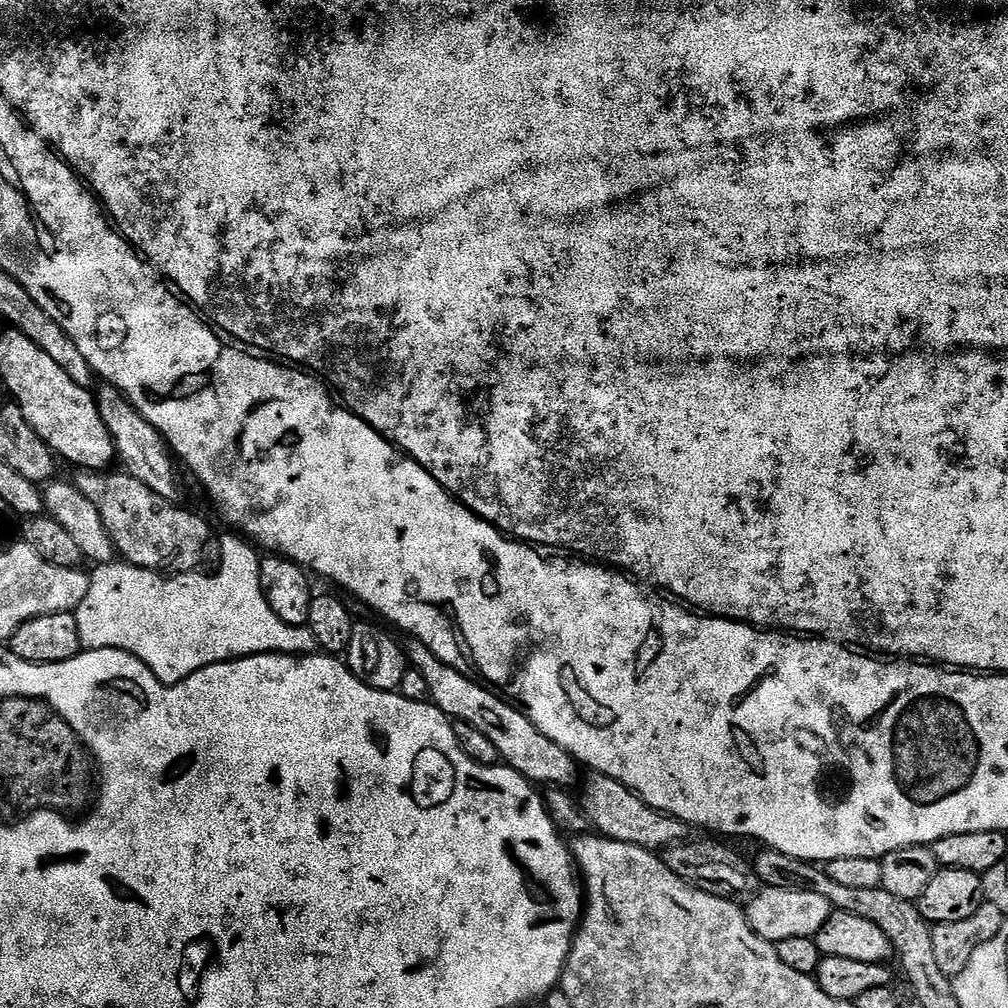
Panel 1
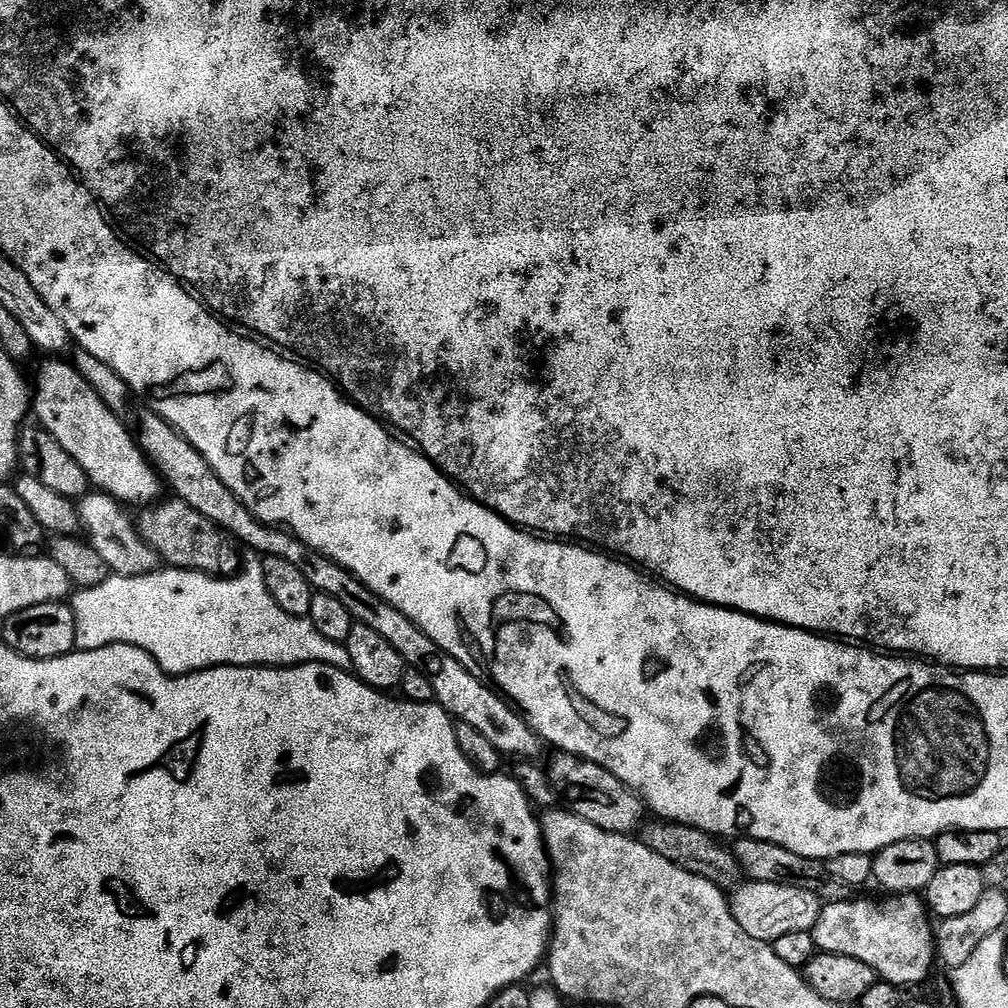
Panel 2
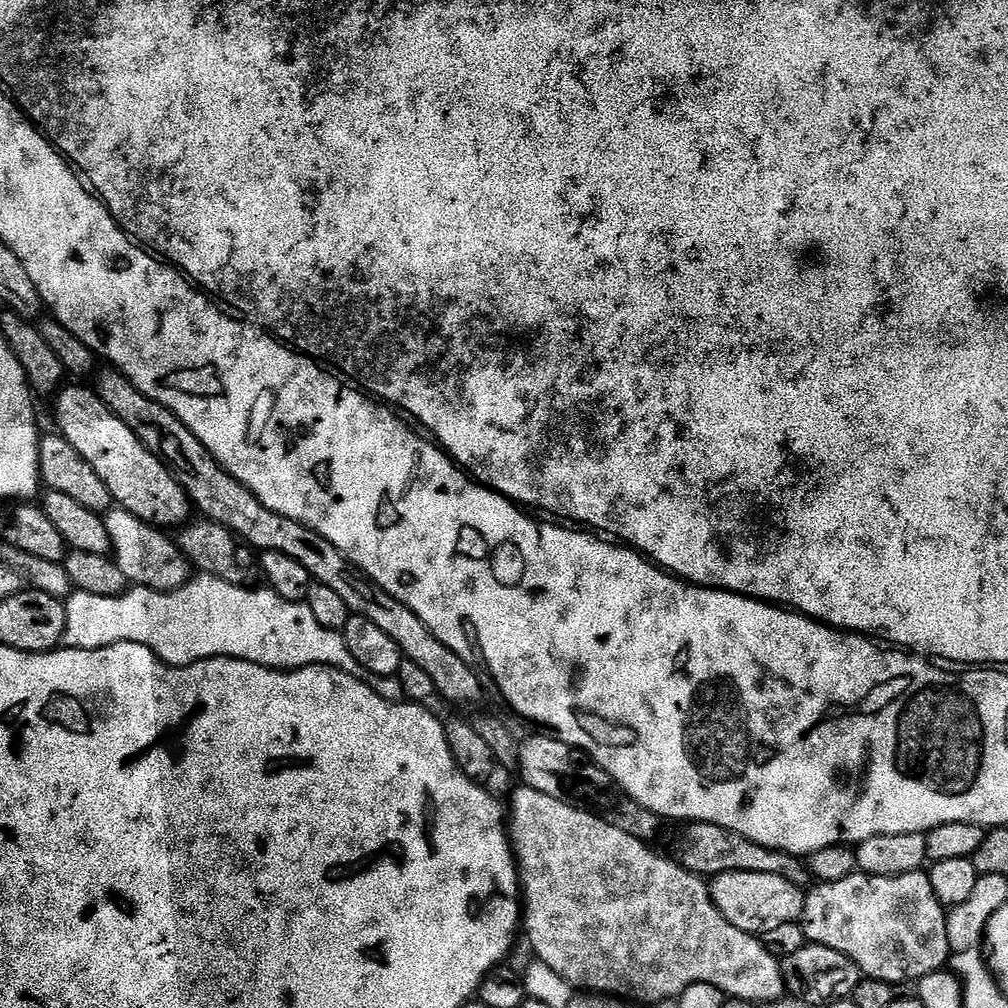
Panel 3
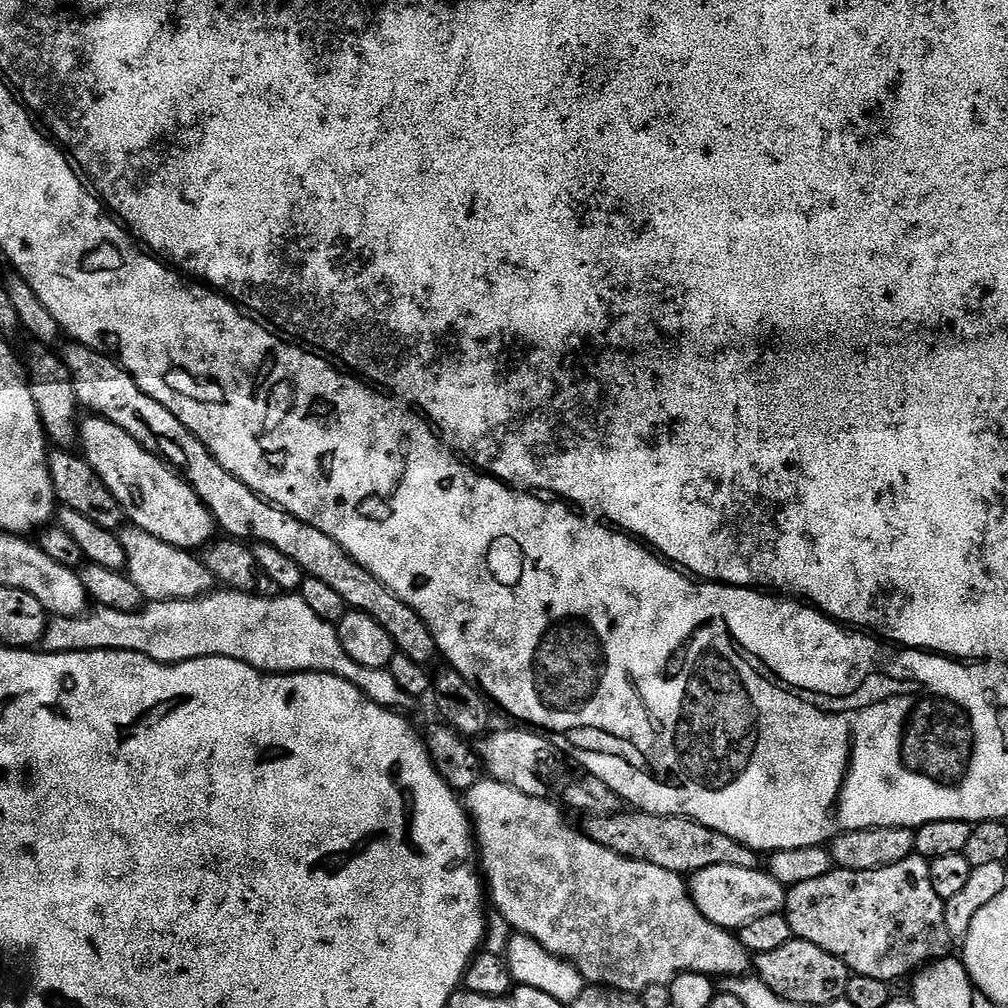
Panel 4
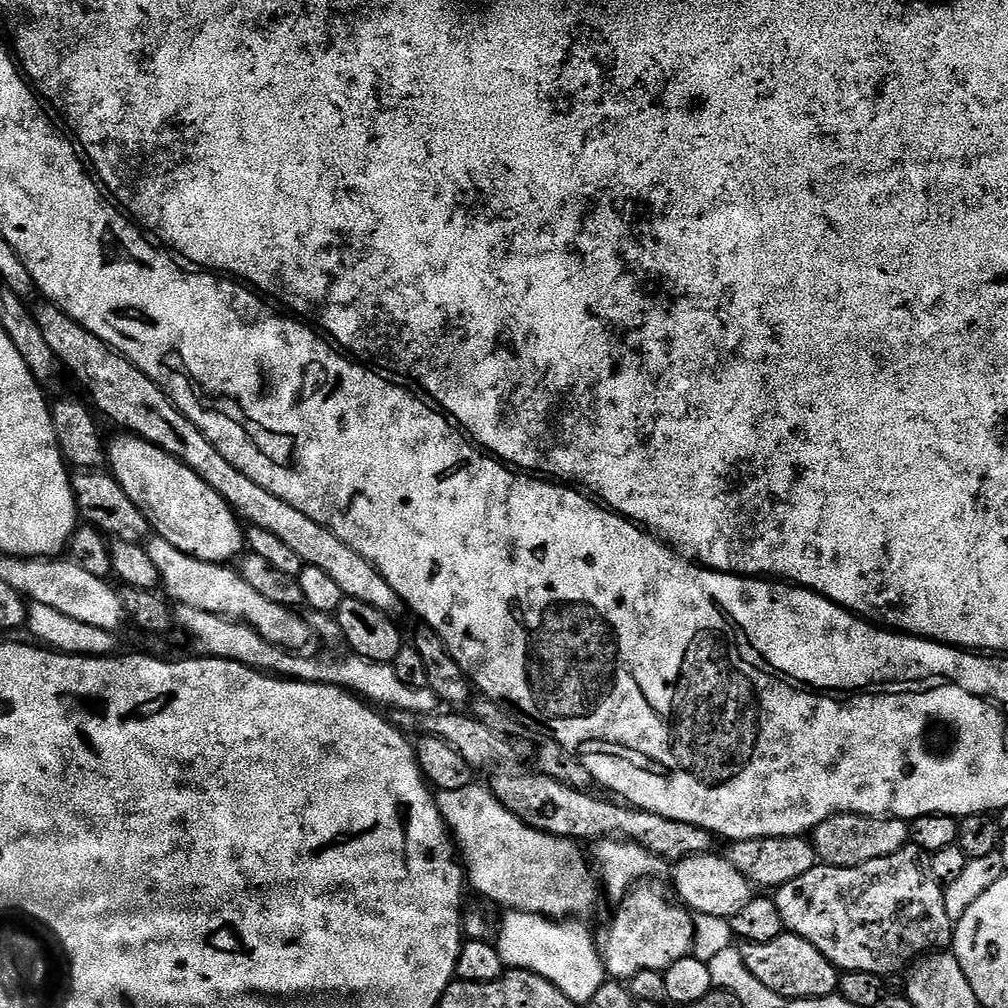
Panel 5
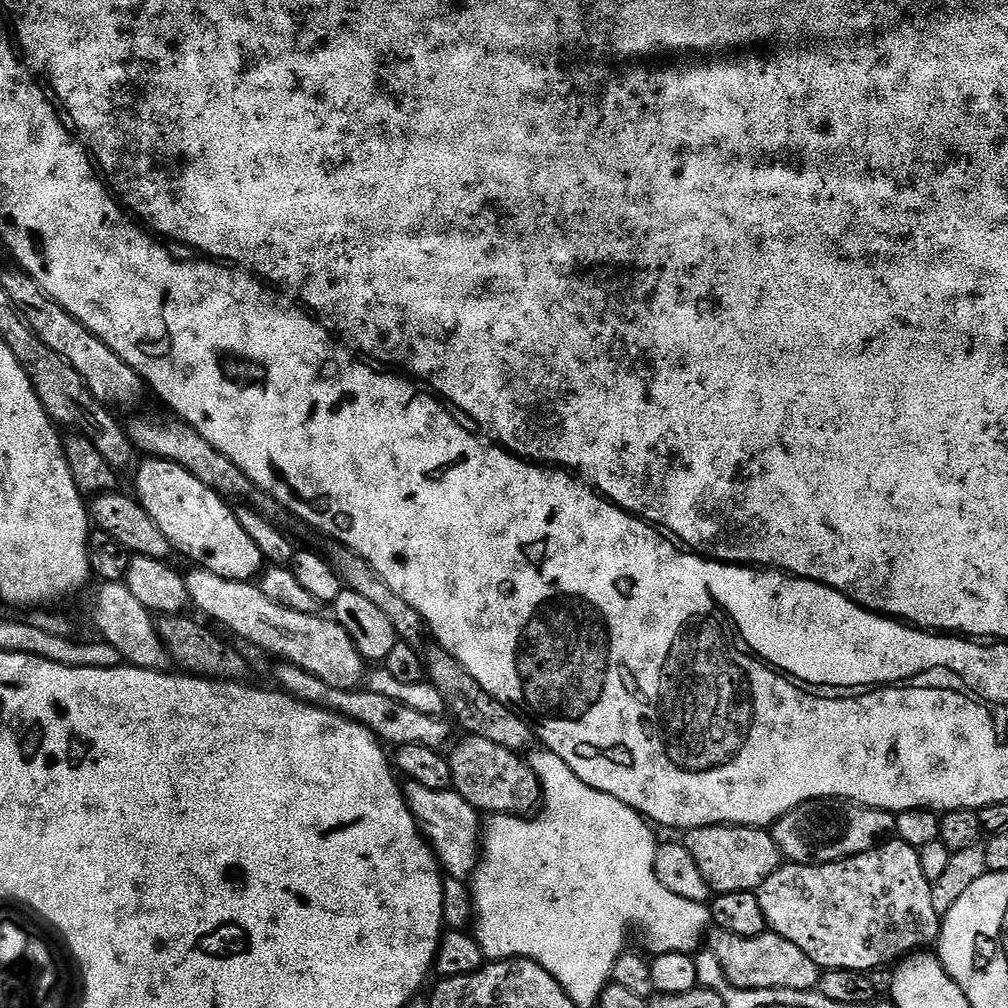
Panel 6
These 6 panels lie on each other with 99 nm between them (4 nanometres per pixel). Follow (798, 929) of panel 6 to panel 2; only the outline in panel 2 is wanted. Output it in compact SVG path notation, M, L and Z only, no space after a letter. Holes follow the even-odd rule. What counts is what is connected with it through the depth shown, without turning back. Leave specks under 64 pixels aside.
M896 894L885 904L876 900L833 900L825 903L818 914L818 922L811 930L812 937L820 952L842 954L846 958L858 958L874 970L883 983L896 986L918 983L923 985L932 972L932 963L937 963L936 934L930 913L921 897L916 894Z

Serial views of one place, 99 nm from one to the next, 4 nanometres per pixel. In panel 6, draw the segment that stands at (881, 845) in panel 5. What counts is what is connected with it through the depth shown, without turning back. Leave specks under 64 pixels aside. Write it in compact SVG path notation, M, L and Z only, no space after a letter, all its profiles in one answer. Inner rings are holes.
M818 800L777 820L771 829L781 855L793 864L833 864L880 847L895 833L897 813L847 800Z

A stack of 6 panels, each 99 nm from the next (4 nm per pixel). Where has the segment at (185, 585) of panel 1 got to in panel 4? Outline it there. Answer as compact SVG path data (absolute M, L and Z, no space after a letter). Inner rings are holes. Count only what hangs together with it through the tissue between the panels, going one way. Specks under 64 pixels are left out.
M216 590L207 596L197 596L194 600L161 600L159 602L152 602L141 608L139 612L123 612L122 610L110 610L109 608L97 607L95 610L89 611L82 616L56 616L55 618L49 619L48 629L44 632L42 648L45 652L137 652L143 656L149 656L150 659L157 660L163 664L181 664L187 660L202 658L203 656L225 656L226 658L234 658L235 660L246 662L250 667L257 668L260 672L265 674L325 672L331 676L341 676L344 680L351 682L355 688L362 689L371 700L383 708L408 710L404 708L408 708L411 704L414 704L414 697L410 694L406 694L406 690L402 690L402 686L398 686L398 682L394 682L394 674L390 674L387 668L358 666L358 662L354 662L354 658L350 658L350 654L346 654L346 650L340 641L340 633L337 625L327 624L322 618L318 618L318 614L314 614L314 610L310 610L310 606L306 606L306 602L298 594L277 594L273 597L247 596L245 592Z

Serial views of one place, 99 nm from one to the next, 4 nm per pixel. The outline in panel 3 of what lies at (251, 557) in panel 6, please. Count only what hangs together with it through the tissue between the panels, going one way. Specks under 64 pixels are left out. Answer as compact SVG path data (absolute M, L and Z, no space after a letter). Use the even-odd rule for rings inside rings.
M61 387L55 397L55 399L57 398L56 424L60 427L57 428L59 435L64 436L70 442L70 446L74 446L74 450L78 450L78 454L82 454L82 458L86 458L86 462L90 462L90 466L94 466L94 474L98 474L98 478L102 478L102 482L106 482L113 501L130 514L134 514L139 520L144 520L147 524L161 530L172 530L168 528L174 527L173 529L175 529L177 526L183 525L189 519L190 501L180 483L168 471L167 464L163 464L138 439L134 430L130 430L130 426L126 426L126 422L122 422L100 401L99 395L93 389L91 392L88 388L68 387Z

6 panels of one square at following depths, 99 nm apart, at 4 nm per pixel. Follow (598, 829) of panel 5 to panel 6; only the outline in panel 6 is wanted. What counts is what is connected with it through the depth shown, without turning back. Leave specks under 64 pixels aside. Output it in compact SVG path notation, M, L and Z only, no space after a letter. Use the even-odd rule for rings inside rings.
M469 735L465 740L465 744L457 743L448 756L454 791L481 814L531 817L537 811L535 808L542 804L540 779L531 763L519 751L507 749L487 738Z

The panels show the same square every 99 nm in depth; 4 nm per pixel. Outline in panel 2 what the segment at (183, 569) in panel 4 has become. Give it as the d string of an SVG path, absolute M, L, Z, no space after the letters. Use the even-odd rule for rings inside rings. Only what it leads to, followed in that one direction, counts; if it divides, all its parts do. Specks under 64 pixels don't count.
M89 491L78 501L80 526L91 548L106 562L109 573L117 576L145 576L157 571L162 561L139 534L137 525L128 518L125 505L102 491Z

